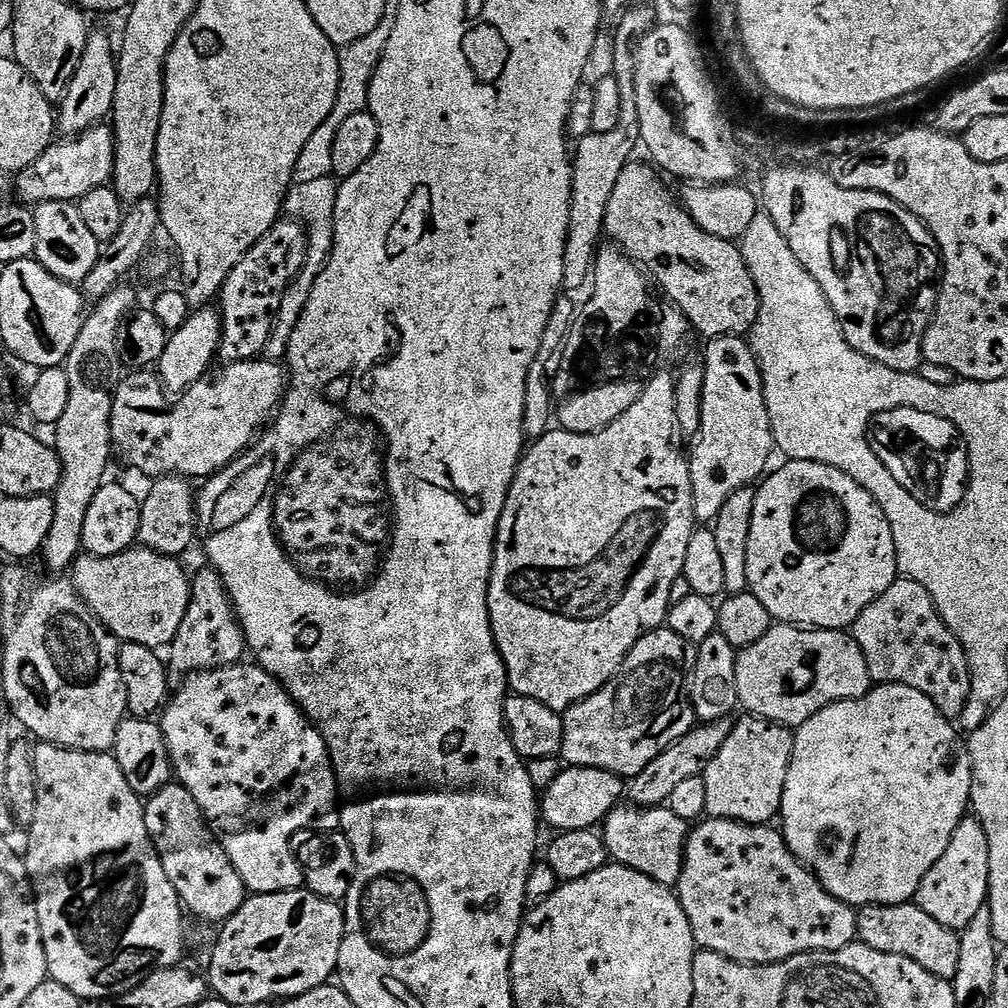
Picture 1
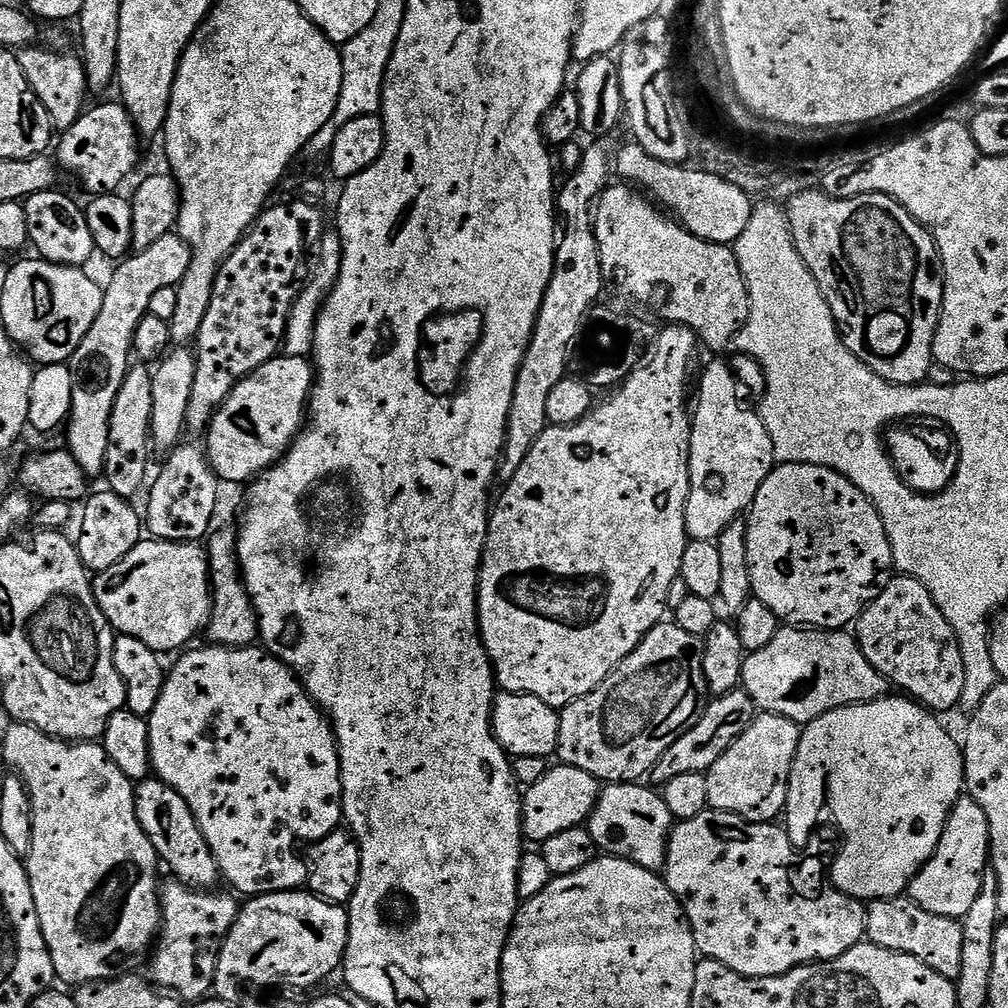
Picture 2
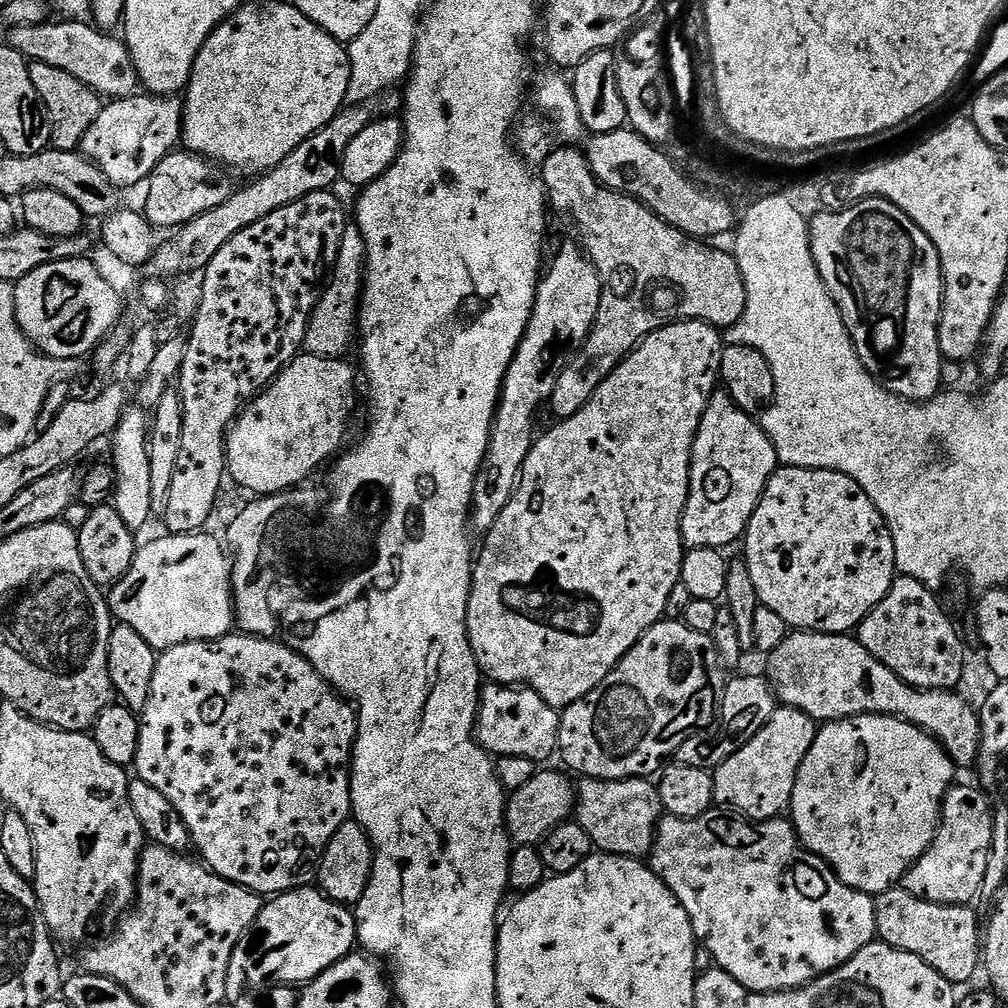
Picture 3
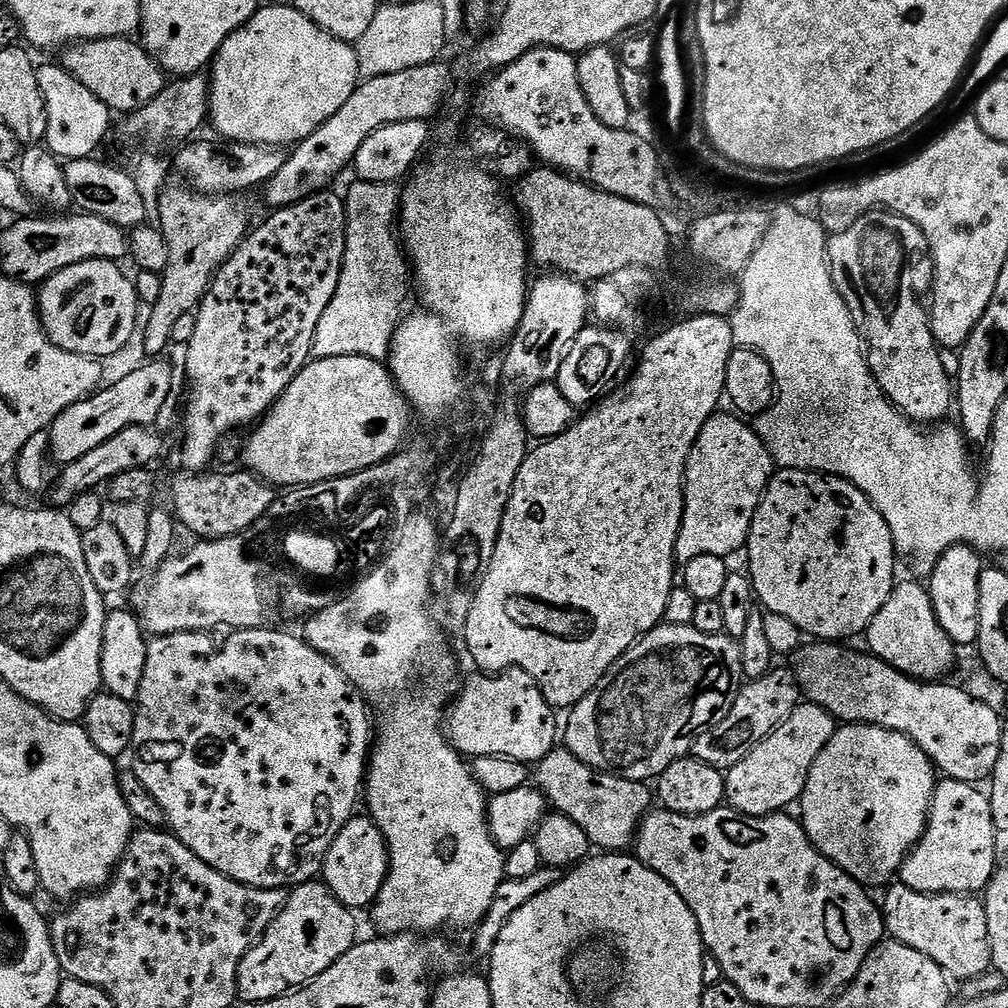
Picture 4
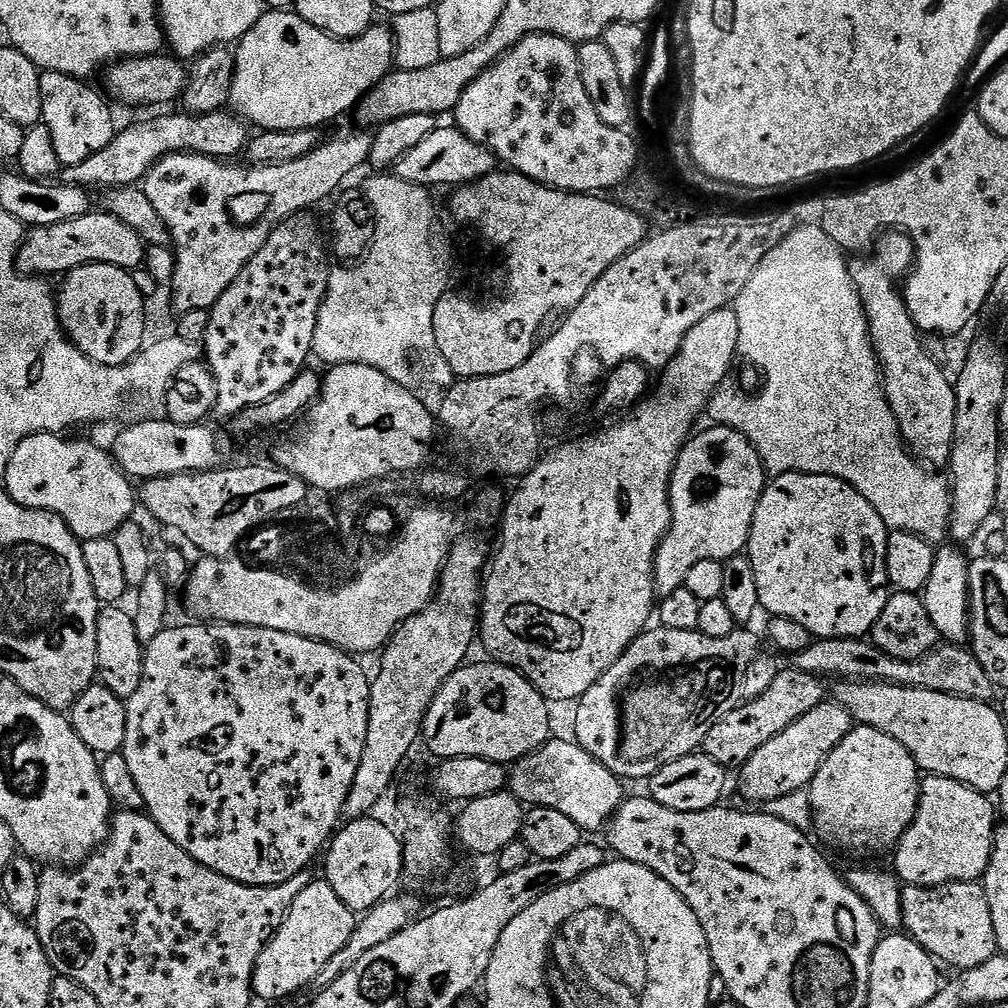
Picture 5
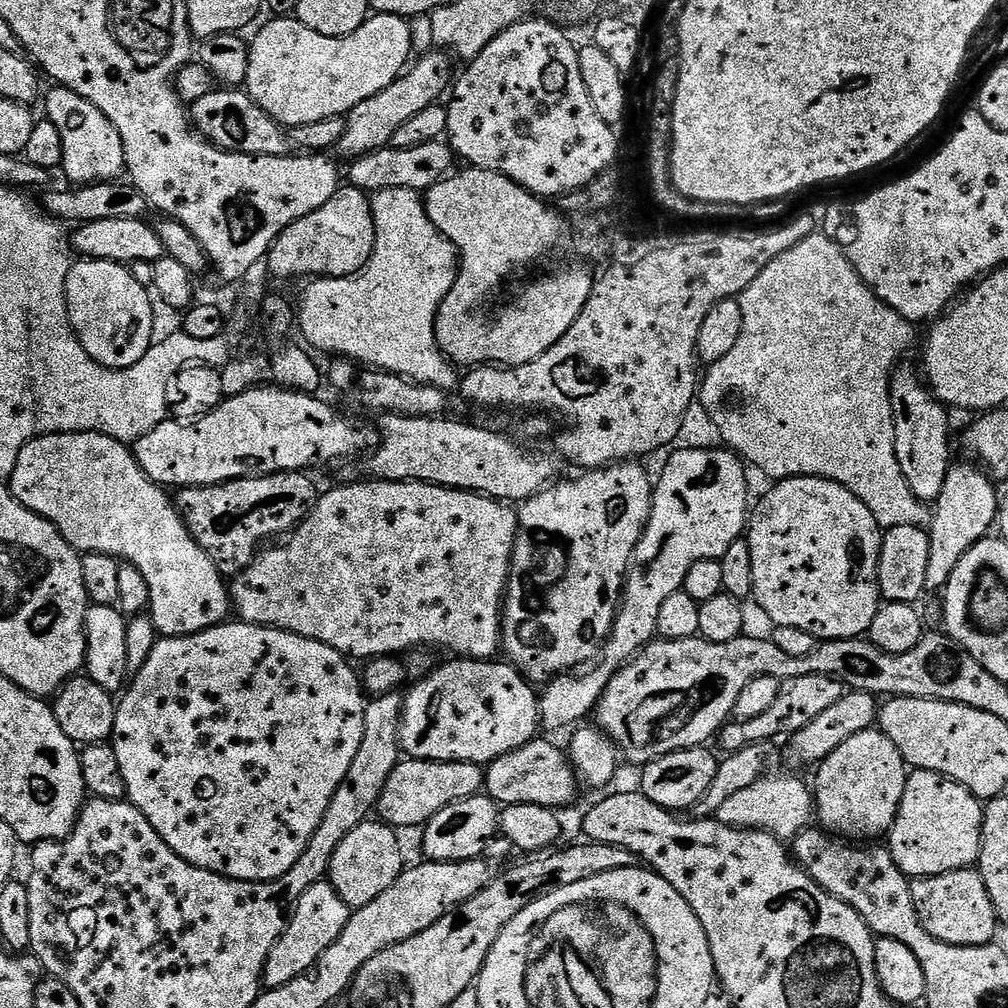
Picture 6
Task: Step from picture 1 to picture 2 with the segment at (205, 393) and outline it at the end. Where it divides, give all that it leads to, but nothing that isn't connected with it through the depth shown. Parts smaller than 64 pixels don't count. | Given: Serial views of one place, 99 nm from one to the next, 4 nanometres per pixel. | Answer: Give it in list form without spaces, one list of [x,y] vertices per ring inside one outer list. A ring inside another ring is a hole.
[[[275,356],[270,362],[258,366],[254,374],[244,377],[234,386],[226,402],[216,409],[208,423],[206,433],[206,455],[212,468],[221,481],[229,480],[232,484],[251,481],[265,473],[274,464],[279,464],[300,435],[305,423],[306,413],[310,408],[314,385],[314,364],[307,356]]]

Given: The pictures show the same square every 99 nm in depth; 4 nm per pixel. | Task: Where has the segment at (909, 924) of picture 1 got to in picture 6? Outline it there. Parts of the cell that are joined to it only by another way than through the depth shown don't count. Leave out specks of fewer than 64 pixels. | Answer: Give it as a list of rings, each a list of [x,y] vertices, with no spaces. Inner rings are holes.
[[[975,867],[950,870],[937,876],[918,876],[911,881],[911,885],[920,925],[934,938],[938,938],[938,942],[946,942],[950,946],[982,946],[997,939],[995,936],[998,917],[994,910],[994,902],[990,898],[990,890],[986,890],[982,874]]]

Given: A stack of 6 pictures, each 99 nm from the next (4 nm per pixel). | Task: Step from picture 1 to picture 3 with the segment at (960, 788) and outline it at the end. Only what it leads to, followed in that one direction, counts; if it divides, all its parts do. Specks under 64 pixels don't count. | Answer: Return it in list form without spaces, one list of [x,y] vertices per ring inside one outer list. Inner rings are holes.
[[[851,716],[848,720],[830,720],[817,731],[814,746],[810,746],[810,750],[798,770],[798,778],[794,782],[794,794],[790,805],[790,813],[792,812],[790,823],[796,829],[800,843],[815,856],[821,856],[836,871],[836,877],[843,884],[859,892],[867,892],[869,896],[875,898],[880,893],[897,887],[903,881],[909,868],[917,864],[922,858],[922,854],[926,854],[926,850],[934,842],[936,831],[940,828],[940,810],[944,803],[944,796],[948,793],[949,788],[953,787],[954,781],[957,779],[956,775],[958,775],[958,769],[952,763],[952,757],[942,747],[940,741],[935,740],[929,732],[923,732],[918,726],[900,720],[897,716]]]

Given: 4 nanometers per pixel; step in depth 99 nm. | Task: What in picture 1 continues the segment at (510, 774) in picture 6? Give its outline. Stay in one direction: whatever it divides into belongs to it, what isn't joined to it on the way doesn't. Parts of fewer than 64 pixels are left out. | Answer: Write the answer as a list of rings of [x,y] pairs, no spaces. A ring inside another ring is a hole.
[[[618,806],[604,820],[602,835],[608,847],[608,855],[615,863],[638,870],[654,882],[674,886],[682,874],[684,847],[688,845],[689,821],[678,818],[666,806],[637,808]]]

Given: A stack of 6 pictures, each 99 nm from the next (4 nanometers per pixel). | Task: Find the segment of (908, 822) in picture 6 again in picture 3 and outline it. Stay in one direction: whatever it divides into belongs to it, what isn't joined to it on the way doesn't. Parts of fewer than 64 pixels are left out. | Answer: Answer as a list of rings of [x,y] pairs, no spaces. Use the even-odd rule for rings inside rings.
[[[957,783],[949,788],[940,810],[940,828],[922,858],[904,875],[902,886],[914,898],[935,904],[971,905],[986,878],[986,858],[990,858],[994,804],[976,788]]]

